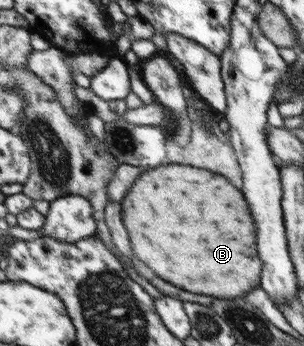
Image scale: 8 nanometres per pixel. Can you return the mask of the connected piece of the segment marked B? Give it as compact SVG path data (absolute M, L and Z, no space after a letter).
M168 164L168 166L158 166L154 170L142 172L140 178L134 182L134 186L126 192L124 200L122 200L122 222L124 228L130 234L130 242L134 248L134 254L152 270L156 270L156 274L160 274L160 278L164 278L166 282L172 282L174 286L180 286L182 290L194 292L194 294L206 294L206 296L220 296L220 298L236 298L245 297L250 288L254 288L256 284L260 284L260 268L262 262L256 254L256 230L254 230L254 220L250 216L250 210L246 212L246 200L242 196L242 192L238 188L232 186L230 190L230 182L224 176L212 174L208 170L198 170L194 166L180 166L180 164Z

